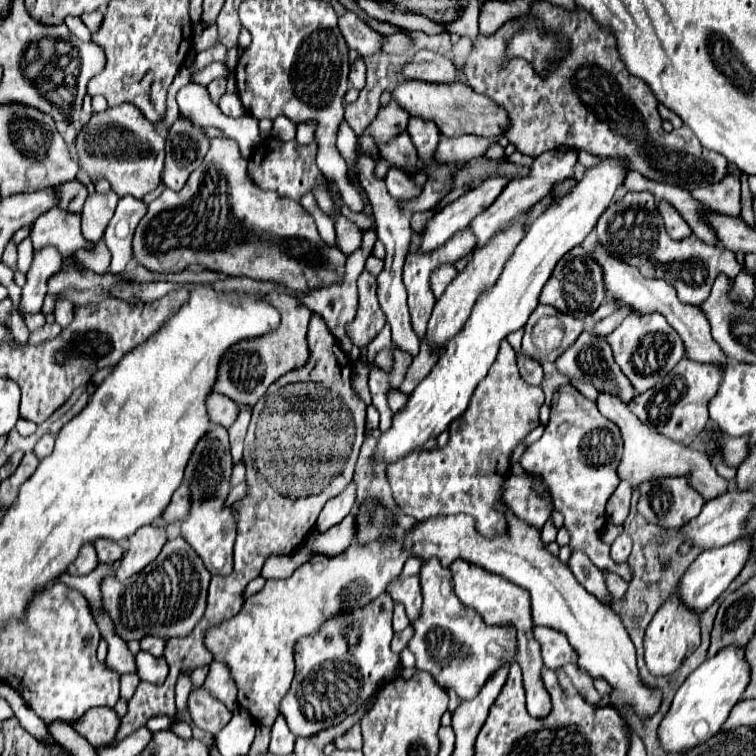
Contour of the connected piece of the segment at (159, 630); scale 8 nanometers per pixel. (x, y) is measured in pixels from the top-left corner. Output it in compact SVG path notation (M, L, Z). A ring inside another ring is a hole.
M179 536L171 542L167 542L157 556L155 562L151 562L147 568L143 568L139 574L131 576L125 582L119 582L115 576L107 576L101 582L101 608L111 616L115 632L125 642L141 640L143 636L159 636L159 638L183 638L187 636L187 624L197 624L199 616L199 600L207 600L207 586L209 586L211 574L199 562L199 556L191 546Z

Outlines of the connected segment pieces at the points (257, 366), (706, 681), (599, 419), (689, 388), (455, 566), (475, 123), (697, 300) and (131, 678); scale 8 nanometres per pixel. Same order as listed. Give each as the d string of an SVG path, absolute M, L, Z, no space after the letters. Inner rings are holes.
M269 294L267 302L271 302L281 314L281 326L275 334L267 334L267 338L255 338L241 342L227 350L219 370L219 382L215 384L215 392L231 398L239 406L253 406L265 390L283 374L305 366L309 358L307 346L307 328L311 320L311 310L297 298L289 294Z
M731 644L719 650L713 658L707 658L701 666L697 666L683 686L677 690L671 710L663 718L659 726L659 738L667 752L685 754L687 750L707 742L711 736L719 732L731 708L741 700L751 678L749 662L745 660L745 646Z
M563 384L553 394L551 420L545 426L543 436L528 446L519 462L527 472L541 474L551 486L555 510L565 516L565 528L571 534L569 546L573 550L583 550L599 570L615 572L629 582L633 578L629 562L613 562L609 546L599 538L599 532L605 526L605 504L619 486L615 466L619 464L621 454L623 440L619 428L599 414L595 402L581 396L573 386Z
M683 358L671 374L667 374L659 386L635 396L629 402L629 410L645 424L655 426L655 430L671 440L679 440L685 446L697 446L701 430L709 422L709 400L717 394L723 372L713 364L699 364Z
M457 558L451 566L453 572L453 580L455 580L455 588L459 588L459 598L465 606L479 610L479 614L483 616L485 624L495 626L515 626L517 630L517 642L519 642L519 650L517 650L517 664L523 670L523 678L525 678L525 690L527 690L527 712L533 718L543 718L547 716L547 712L551 712L551 700L549 700L549 692L545 690L539 672L543 668L543 660L541 660L541 646L537 644L537 640L533 638L533 622L531 622L531 608L529 608L529 598L527 592L515 584L511 584L509 580L491 574L467 560Z
M405 80L393 90L393 100L397 100L409 114L427 118L437 124L439 132L447 138L475 134L481 138L495 138L505 134L509 128L509 114L497 106L491 98L473 92L467 84L423 84L419 80Z
M627 192L623 198L615 200L601 214L597 222L597 236L613 258L639 268L643 276L665 278L667 282L671 282L685 304L701 306L709 298L711 286L719 274L735 280L735 276L741 272L741 264L731 250L709 246L693 234L679 242L673 240L667 234L655 198L649 192ZM613 226L617 226L617 230L613 230Z
M123 674L121 676L121 698L129 700L133 696L133 692L135 692L137 684L139 684L139 676L137 674Z

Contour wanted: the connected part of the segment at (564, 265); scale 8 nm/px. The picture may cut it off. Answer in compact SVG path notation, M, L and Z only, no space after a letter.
M577 246L575 250L571 250L559 260L559 266L555 266L555 272L547 280L539 300L541 304L555 306L559 312L569 314L573 318L585 318L593 314L605 300L603 274L599 270L599 264L591 258L591 254L583 246Z

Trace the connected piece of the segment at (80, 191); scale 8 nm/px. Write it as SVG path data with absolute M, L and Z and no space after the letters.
M73 180L73 182L59 186L57 192L59 192L59 208L65 212L79 214L79 210L83 208L83 202L87 198L87 188L83 184L79 184L77 180Z

